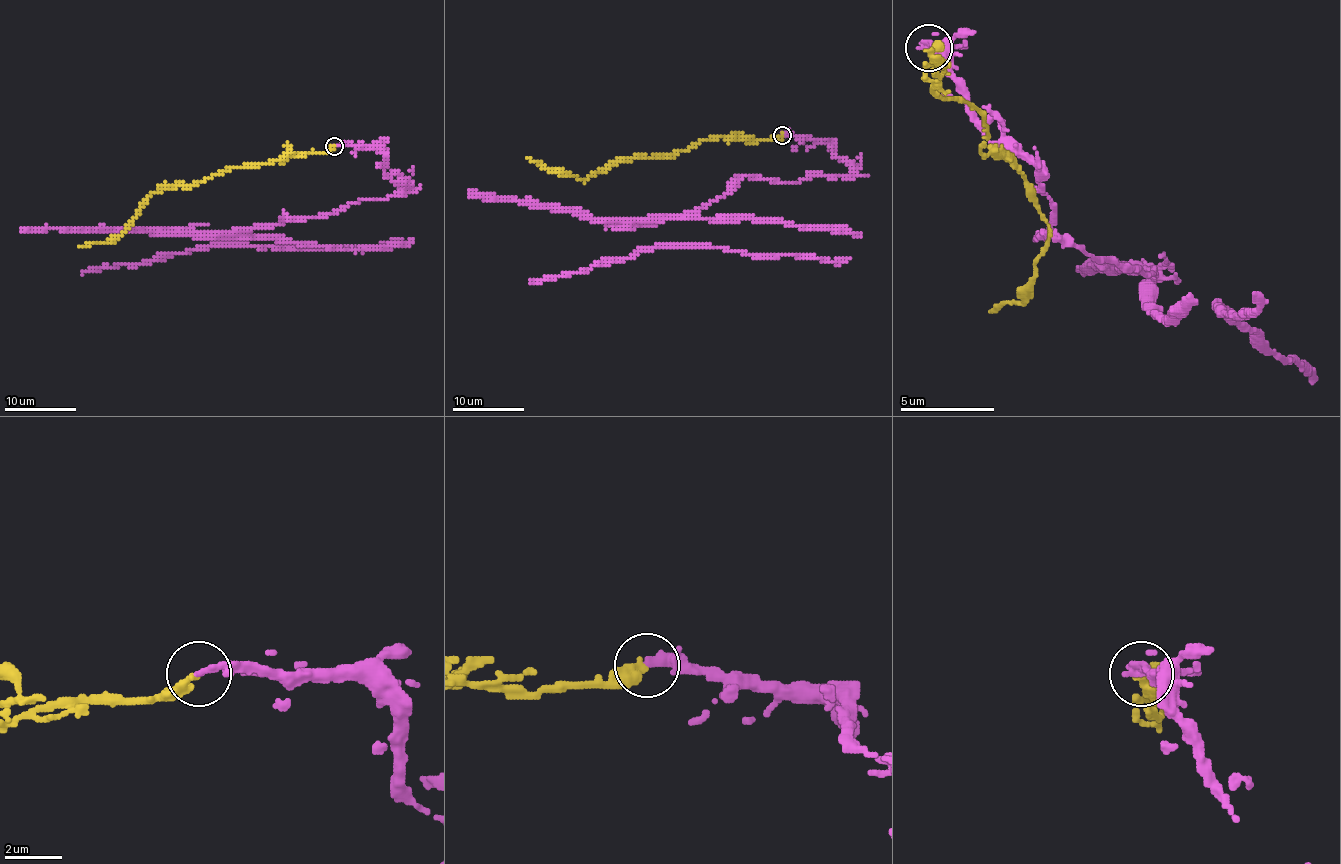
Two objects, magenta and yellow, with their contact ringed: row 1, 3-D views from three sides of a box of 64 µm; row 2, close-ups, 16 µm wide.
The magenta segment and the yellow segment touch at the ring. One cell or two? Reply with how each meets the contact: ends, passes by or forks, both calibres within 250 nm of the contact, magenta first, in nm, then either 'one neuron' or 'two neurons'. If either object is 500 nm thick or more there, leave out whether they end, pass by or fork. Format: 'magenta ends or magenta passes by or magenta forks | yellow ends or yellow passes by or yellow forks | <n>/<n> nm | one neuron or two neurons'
magenta ends | yellow ends | 320/320 nm | two neurons

